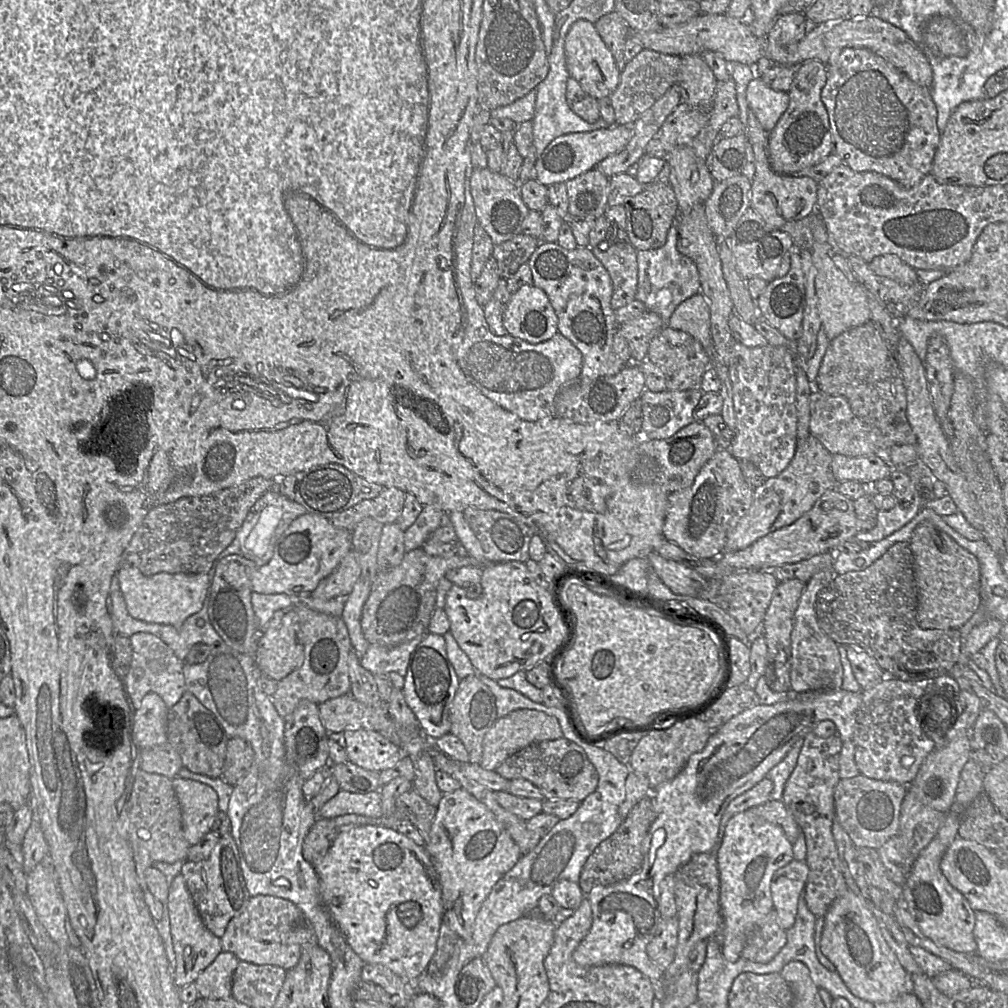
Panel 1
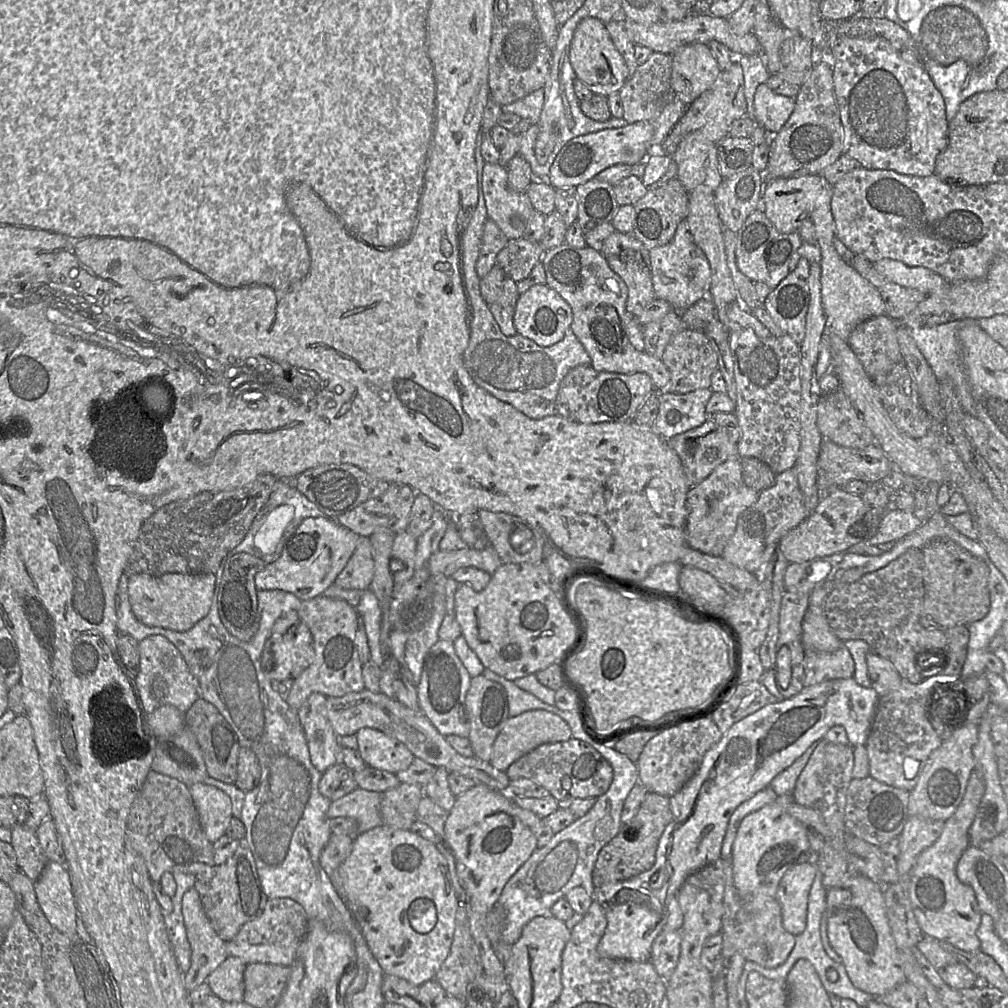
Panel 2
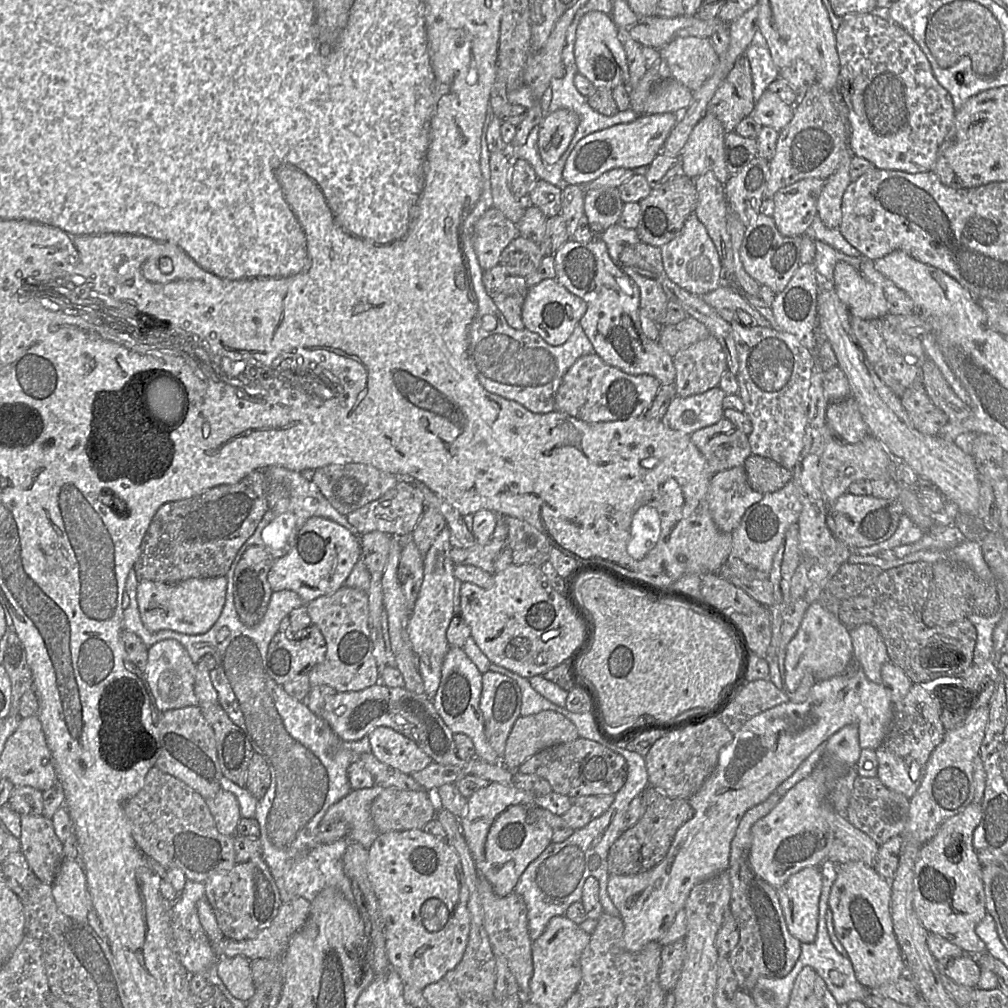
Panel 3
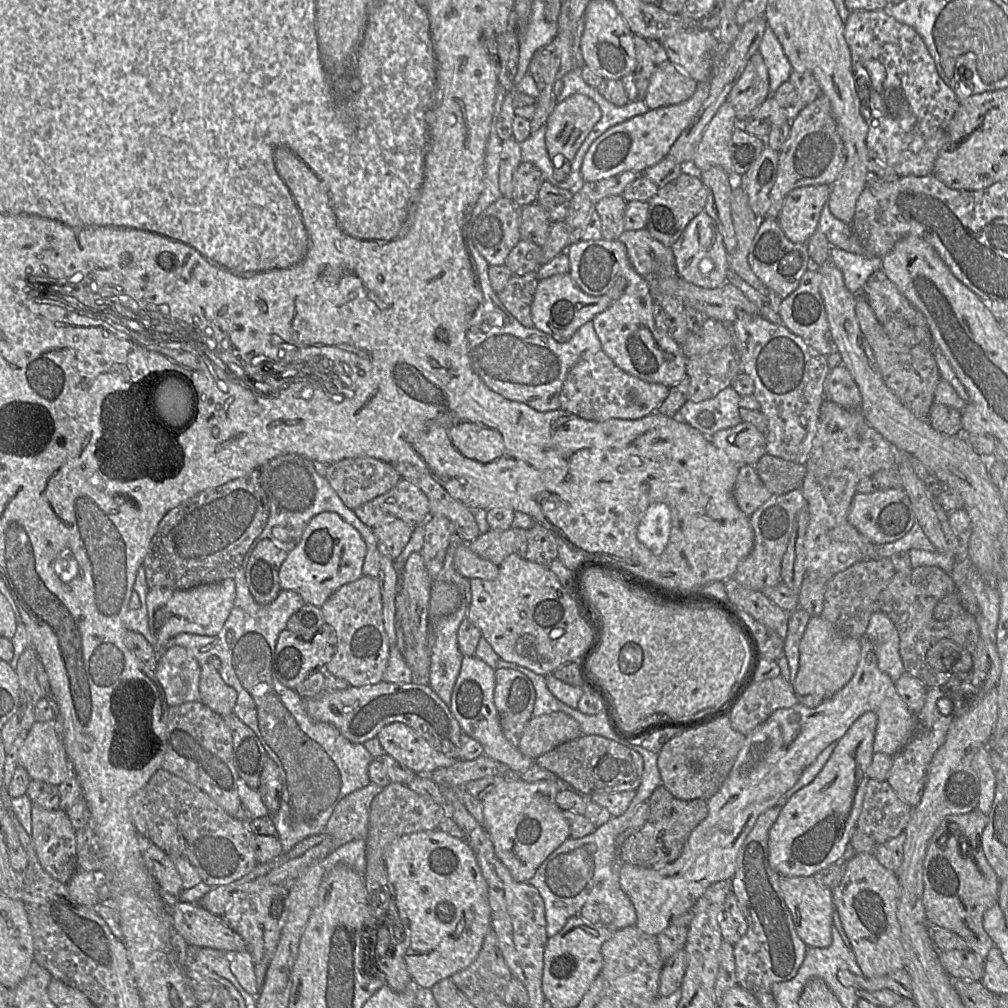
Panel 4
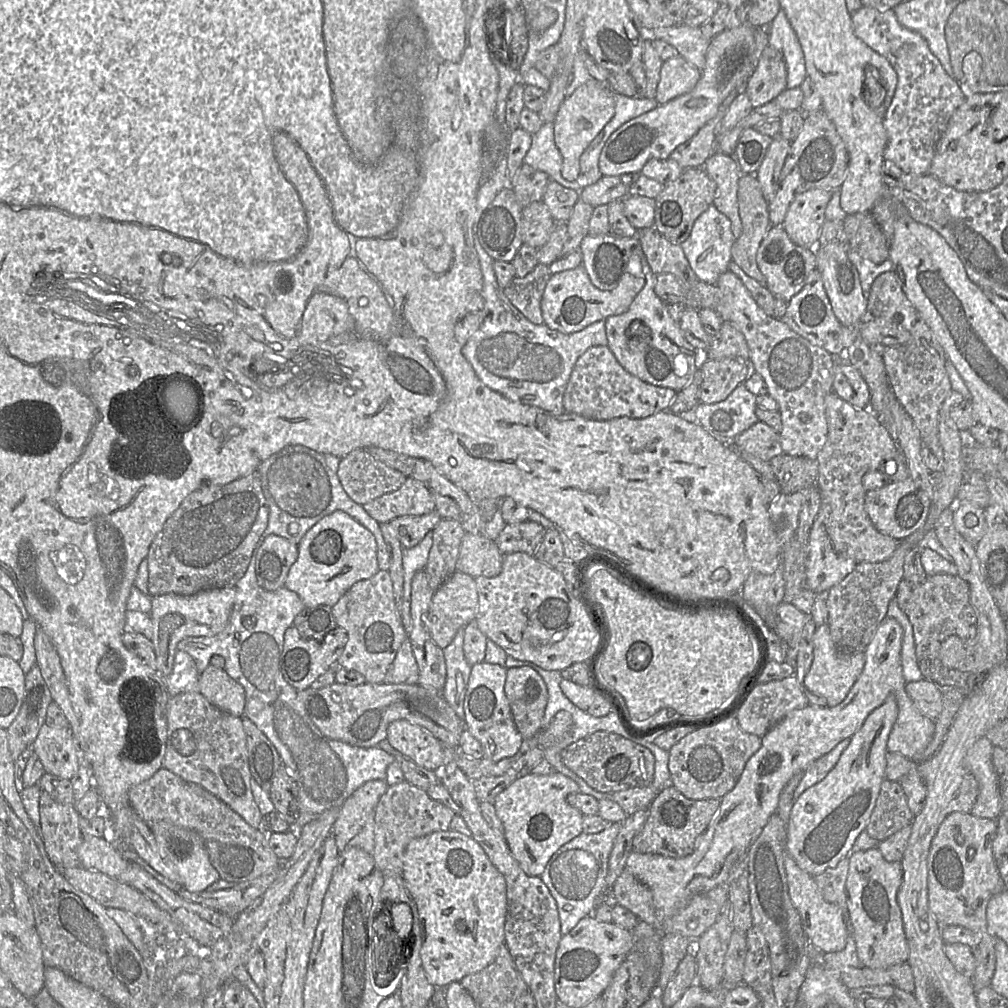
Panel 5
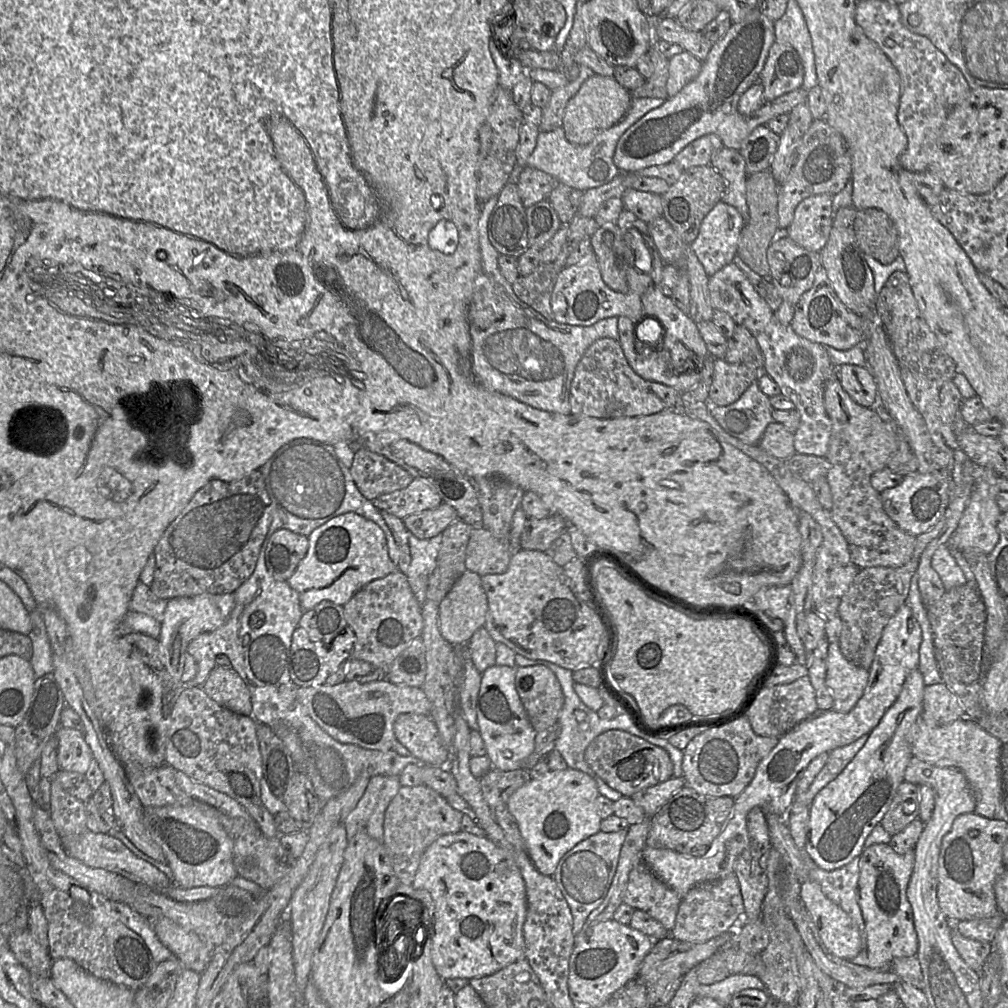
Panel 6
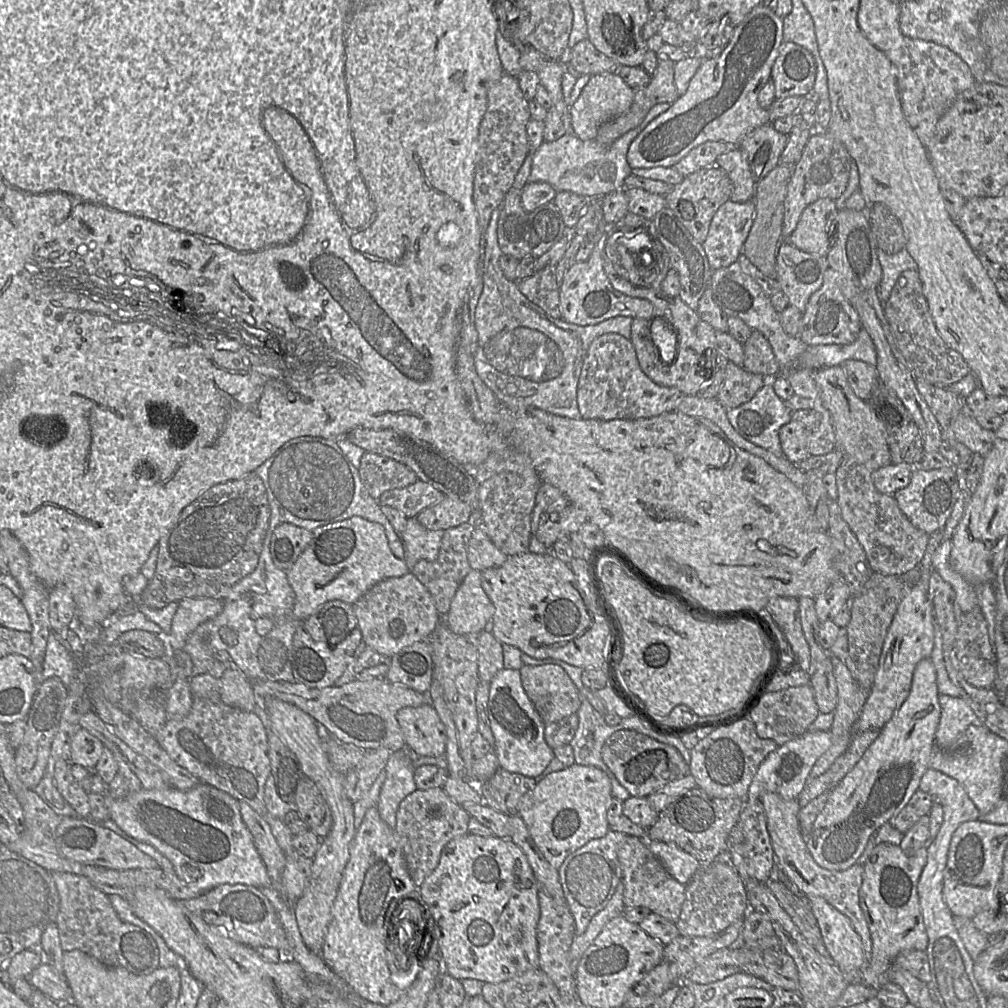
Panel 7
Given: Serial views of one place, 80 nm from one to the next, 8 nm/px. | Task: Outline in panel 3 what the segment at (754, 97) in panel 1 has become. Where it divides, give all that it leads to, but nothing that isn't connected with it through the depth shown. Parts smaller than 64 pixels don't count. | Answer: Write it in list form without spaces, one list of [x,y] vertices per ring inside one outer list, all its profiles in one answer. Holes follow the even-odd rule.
[[[768,89],[756,102],[752,116],[762,126],[770,126],[780,131],[790,122],[793,113],[794,105],[785,102]]]

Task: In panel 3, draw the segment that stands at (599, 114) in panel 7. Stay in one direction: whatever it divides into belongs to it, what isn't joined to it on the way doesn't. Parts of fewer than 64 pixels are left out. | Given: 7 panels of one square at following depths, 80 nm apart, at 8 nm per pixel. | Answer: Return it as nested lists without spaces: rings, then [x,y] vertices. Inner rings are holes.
[[[559,109],[547,113],[539,124],[538,150],[547,165],[556,163],[570,149],[579,125],[579,116],[572,110]]]

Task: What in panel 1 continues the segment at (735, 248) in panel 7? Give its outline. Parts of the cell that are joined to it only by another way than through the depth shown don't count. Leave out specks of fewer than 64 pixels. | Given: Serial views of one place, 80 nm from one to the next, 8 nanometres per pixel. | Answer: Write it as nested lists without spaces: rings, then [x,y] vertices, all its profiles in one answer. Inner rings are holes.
[[[675,223],[669,229],[667,240],[663,246],[637,251],[637,262],[638,286],[635,300],[642,302],[648,311],[657,313],[666,322],[681,302],[700,292],[699,272],[696,264],[678,250],[678,225]]]

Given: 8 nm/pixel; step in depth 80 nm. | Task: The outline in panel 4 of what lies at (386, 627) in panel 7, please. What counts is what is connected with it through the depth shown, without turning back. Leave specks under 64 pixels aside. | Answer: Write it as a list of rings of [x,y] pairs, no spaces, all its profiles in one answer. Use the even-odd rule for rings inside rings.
[[[362,576],[336,590],[321,606],[325,623],[334,628],[337,635],[335,653],[323,669],[326,675],[346,680],[351,687],[374,685],[383,681],[390,657],[390,640],[384,626],[381,583],[377,577]]]

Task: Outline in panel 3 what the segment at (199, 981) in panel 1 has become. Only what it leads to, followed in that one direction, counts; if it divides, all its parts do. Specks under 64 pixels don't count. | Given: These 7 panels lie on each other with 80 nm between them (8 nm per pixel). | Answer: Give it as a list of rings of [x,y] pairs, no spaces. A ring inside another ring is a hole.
[[[244,956],[220,957],[216,967],[217,975],[229,994],[247,1003],[256,989],[251,973],[251,961]]]

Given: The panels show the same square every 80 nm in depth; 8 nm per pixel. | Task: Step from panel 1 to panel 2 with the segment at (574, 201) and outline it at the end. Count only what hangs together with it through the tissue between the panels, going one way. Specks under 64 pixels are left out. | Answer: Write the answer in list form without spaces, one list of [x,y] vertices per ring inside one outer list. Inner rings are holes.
[[[596,177],[576,187],[578,216],[576,222],[583,228],[609,223],[617,213],[618,204],[611,184]]]

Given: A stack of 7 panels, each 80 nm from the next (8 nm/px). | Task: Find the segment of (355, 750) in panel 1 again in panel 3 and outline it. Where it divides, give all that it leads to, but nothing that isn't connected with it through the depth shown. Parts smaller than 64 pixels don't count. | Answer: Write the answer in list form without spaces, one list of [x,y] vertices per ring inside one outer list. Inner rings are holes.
[[[378,727],[367,737],[370,753],[392,770],[411,775],[433,763],[414,741],[389,727]]]

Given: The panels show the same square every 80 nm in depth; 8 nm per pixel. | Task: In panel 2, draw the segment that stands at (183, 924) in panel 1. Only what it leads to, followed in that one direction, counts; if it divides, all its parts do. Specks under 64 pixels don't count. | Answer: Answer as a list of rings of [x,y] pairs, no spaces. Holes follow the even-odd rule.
[[[194,888],[183,895],[182,915],[191,947],[191,965],[183,973],[183,983],[190,992],[205,983],[207,977],[227,957],[226,941],[217,935]]]

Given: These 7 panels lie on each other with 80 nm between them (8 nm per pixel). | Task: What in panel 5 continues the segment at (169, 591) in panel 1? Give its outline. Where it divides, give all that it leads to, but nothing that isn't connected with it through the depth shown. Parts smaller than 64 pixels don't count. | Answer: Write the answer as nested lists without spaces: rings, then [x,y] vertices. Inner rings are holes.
[[[234,587],[208,589],[192,595],[164,594],[152,598],[152,644],[157,660],[157,672],[165,679],[174,666],[178,643],[187,637],[214,636],[226,626],[235,602]]]

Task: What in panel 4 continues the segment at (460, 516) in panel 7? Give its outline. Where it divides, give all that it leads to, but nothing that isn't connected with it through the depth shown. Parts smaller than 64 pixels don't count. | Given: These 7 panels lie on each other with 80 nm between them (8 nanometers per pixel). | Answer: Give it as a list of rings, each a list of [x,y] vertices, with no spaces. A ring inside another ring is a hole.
[[[402,520],[380,525],[373,529],[373,533],[382,557],[389,557],[395,561],[409,542],[414,527]]]

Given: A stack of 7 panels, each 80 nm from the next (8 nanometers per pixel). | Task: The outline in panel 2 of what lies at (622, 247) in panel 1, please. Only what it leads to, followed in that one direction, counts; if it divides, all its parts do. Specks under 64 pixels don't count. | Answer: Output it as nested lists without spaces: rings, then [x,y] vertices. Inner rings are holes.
[[[628,252],[628,258],[623,260],[620,254],[606,255],[607,262],[610,268],[622,278],[628,288],[628,297],[626,302],[626,308],[628,312],[637,316],[642,311],[643,307],[656,299],[655,291],[653,288],[652,277],[650,268],[643,261],[642,256],[639,252]]]

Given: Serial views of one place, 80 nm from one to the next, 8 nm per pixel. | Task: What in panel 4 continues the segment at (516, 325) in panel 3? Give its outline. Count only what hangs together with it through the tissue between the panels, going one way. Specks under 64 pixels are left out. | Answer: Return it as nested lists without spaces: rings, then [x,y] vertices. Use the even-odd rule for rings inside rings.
[[[537,271],[511,276],[502,292],[498,293],[501,303],[526,328],[534,327],[531,304],[539,282]]]

